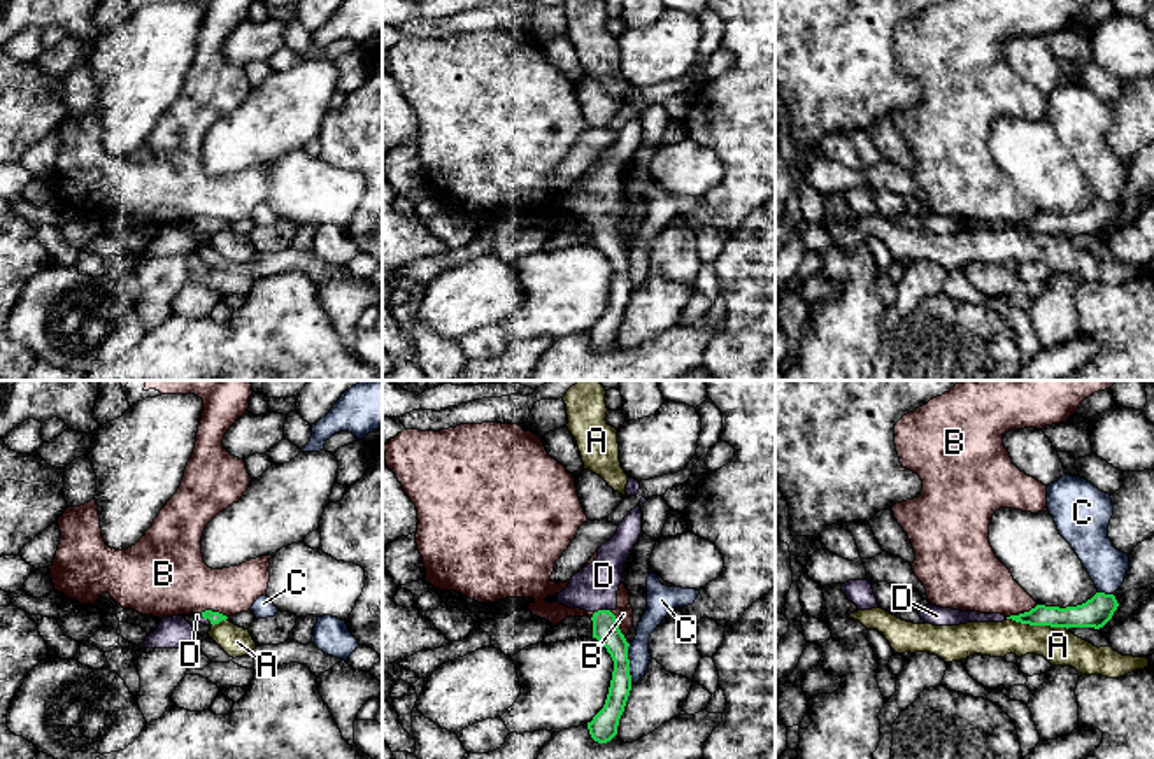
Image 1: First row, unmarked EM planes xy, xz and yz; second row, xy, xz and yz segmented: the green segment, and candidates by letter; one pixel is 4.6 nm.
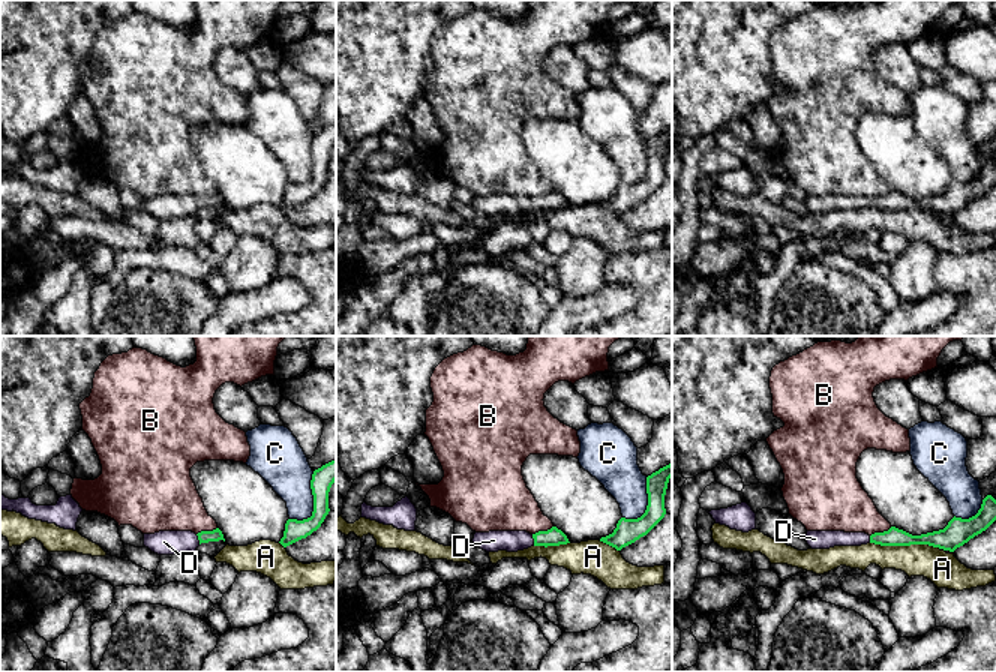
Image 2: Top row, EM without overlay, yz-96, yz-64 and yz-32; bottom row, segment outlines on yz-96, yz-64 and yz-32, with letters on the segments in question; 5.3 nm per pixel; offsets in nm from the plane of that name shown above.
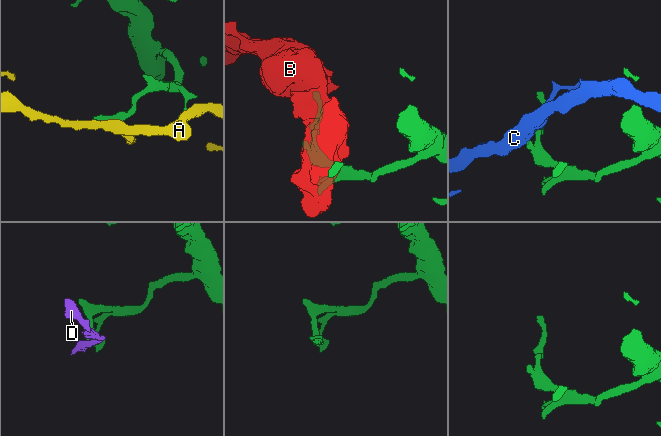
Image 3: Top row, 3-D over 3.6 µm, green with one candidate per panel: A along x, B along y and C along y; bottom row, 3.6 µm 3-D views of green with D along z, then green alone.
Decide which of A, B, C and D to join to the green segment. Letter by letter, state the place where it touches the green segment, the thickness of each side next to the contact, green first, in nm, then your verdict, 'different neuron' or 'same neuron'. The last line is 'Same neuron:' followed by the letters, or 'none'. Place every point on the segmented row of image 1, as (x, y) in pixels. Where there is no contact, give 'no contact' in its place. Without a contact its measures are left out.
A: contact yz (1037, 624); calibres 120 and 170 nm; different neuron
B: contact yz (1021, 614); calibres 100 and 280 nm; different neuron
C: contact xz (628, 665); calibres 120 and 100 nm; different neuron
D: contact xz (602, 610); calibres 120 and 220 nm; same neuron
Same neuron: D

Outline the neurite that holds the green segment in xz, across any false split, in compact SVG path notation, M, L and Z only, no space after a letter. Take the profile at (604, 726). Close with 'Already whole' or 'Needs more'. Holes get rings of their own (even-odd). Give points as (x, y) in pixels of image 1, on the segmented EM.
M637 507L619 524L617 533L598 549L598 557L575 573L568 587L558 594L558 603L593 614L593 638L607 649L614 661L605 705L588 722L589 734L598 743L607 743L617 734L619 719L631 691L630 643L612 612L617 608L617 591L624 563L640 535L642 510Z. Needs more

